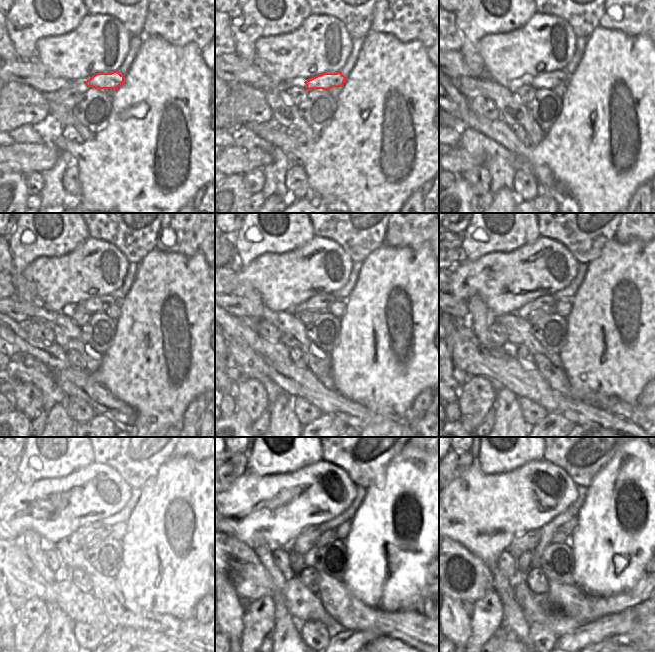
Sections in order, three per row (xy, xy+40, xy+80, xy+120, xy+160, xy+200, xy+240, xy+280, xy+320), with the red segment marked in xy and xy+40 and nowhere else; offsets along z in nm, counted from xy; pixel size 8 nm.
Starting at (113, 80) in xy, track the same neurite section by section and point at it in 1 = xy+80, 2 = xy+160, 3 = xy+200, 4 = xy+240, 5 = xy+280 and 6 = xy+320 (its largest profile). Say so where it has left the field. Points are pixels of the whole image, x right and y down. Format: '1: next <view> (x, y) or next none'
1: next xy+80 (544, 80)
2: next xy+160 (323, 303)
3: next xy+200 (545, 303)
4: next xy+240 (81, 538)
5: next xy+280 (308, 538)
6: next xy+320 (526, 543)

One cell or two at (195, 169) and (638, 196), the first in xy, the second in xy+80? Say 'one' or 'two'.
two

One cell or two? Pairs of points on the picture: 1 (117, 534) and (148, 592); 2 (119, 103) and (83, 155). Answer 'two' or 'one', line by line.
1: two
2: one

